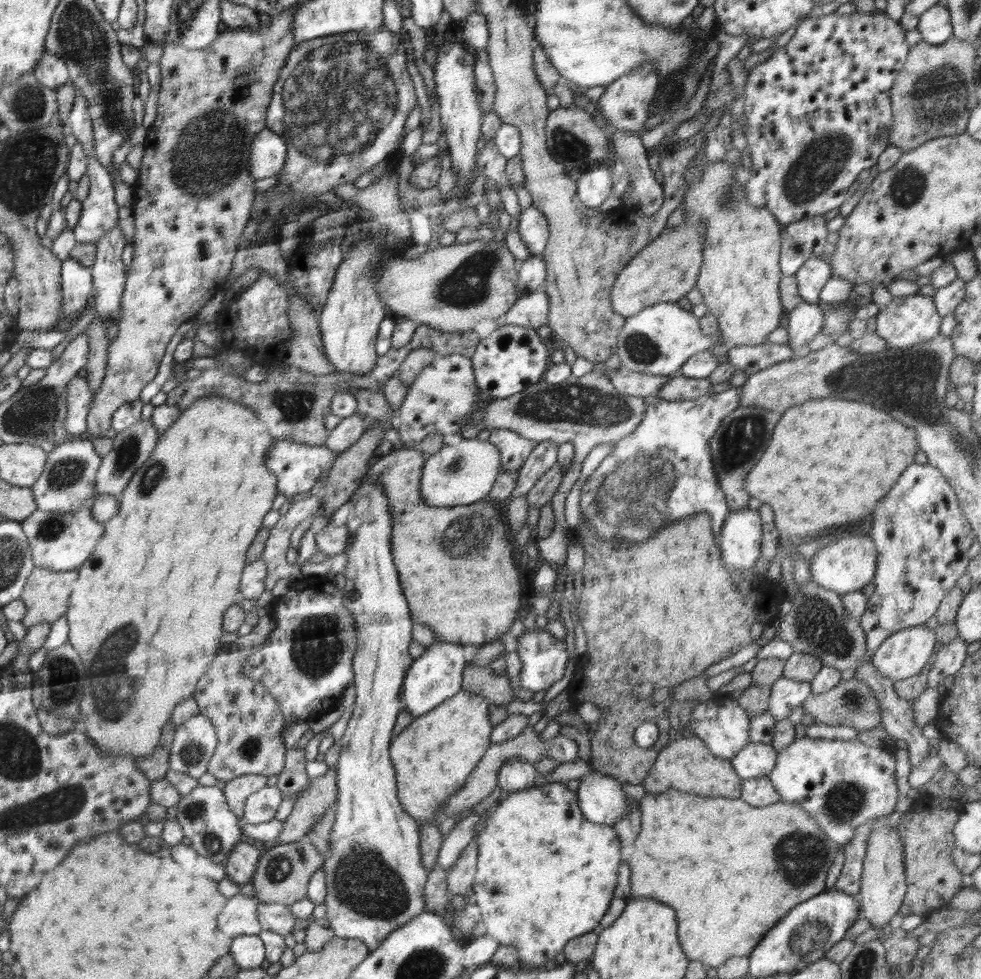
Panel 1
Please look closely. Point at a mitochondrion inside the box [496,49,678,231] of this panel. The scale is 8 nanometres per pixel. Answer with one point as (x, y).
(566, 145)

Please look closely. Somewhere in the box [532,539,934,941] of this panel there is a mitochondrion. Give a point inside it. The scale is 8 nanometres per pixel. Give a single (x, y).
(817, 623)

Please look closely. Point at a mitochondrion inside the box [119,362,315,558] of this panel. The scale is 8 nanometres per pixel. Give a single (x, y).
(156, 474)

